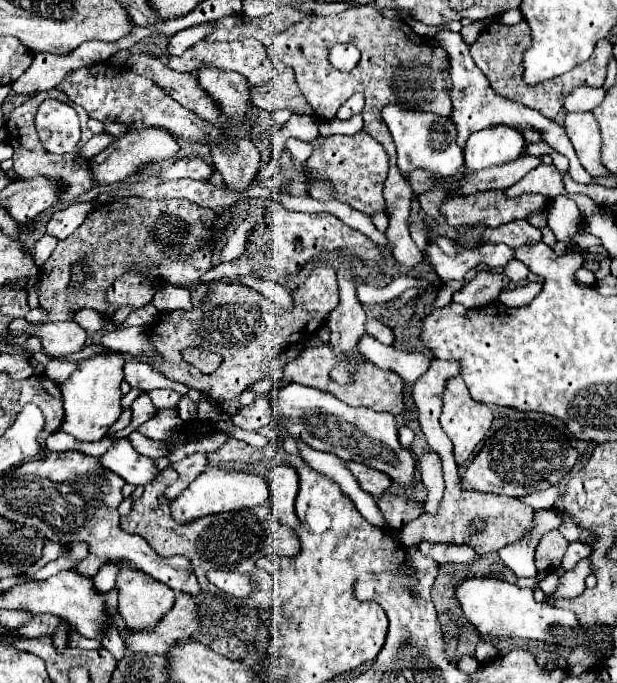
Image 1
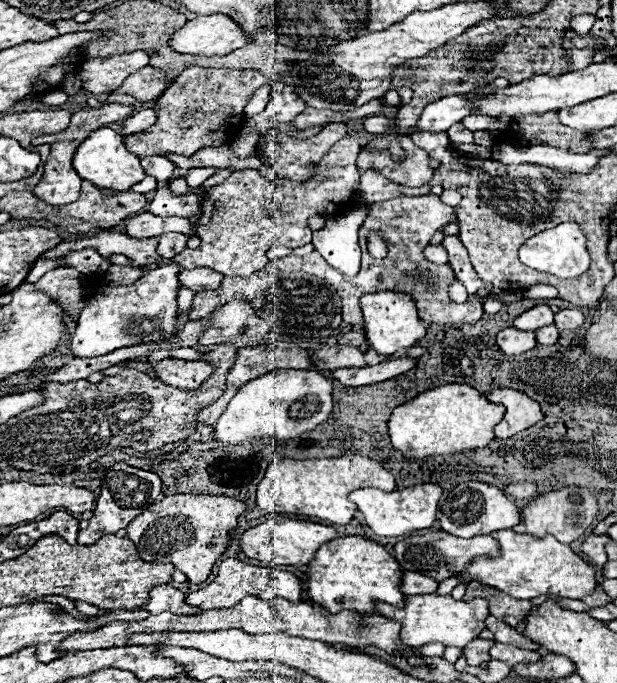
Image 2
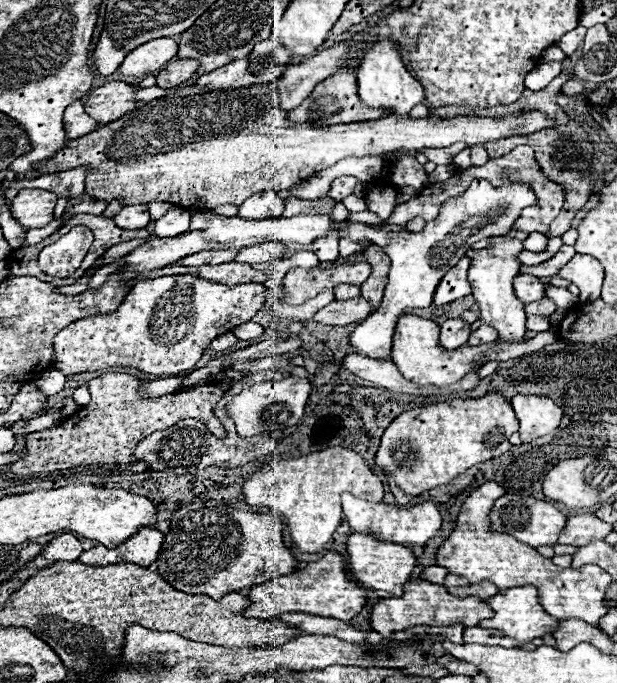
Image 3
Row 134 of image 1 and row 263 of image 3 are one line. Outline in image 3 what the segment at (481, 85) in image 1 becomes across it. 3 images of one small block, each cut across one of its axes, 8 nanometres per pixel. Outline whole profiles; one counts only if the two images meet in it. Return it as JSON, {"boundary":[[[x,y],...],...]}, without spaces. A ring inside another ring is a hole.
{"boundary":[[[562,244],[560,252],[558,252],[554,258],[546,260],[546,262],[542,262],[542,264],[538,264],[538,266],[522,266],[522,268],[520,268],[520,274],[532,274],[532,276],[538,276],[538,278],[556,276],[556,274],[572,260],[574,254],[576,254],[576,250],[574,250],[572,246]],[[462,258],[440,282],[434,294],[434,304],[442,306],[448,302],[454,302],[458,298],[464,298],[470,294],[470,284],[466,280],[466,272],[470,268],[470,258]]]}

